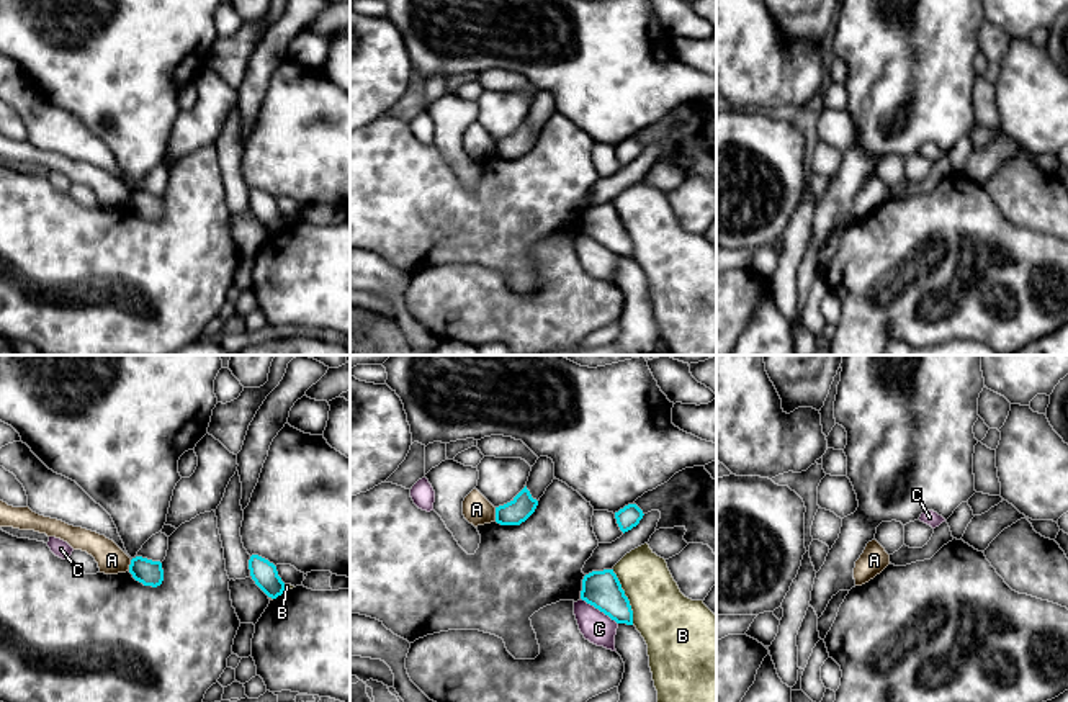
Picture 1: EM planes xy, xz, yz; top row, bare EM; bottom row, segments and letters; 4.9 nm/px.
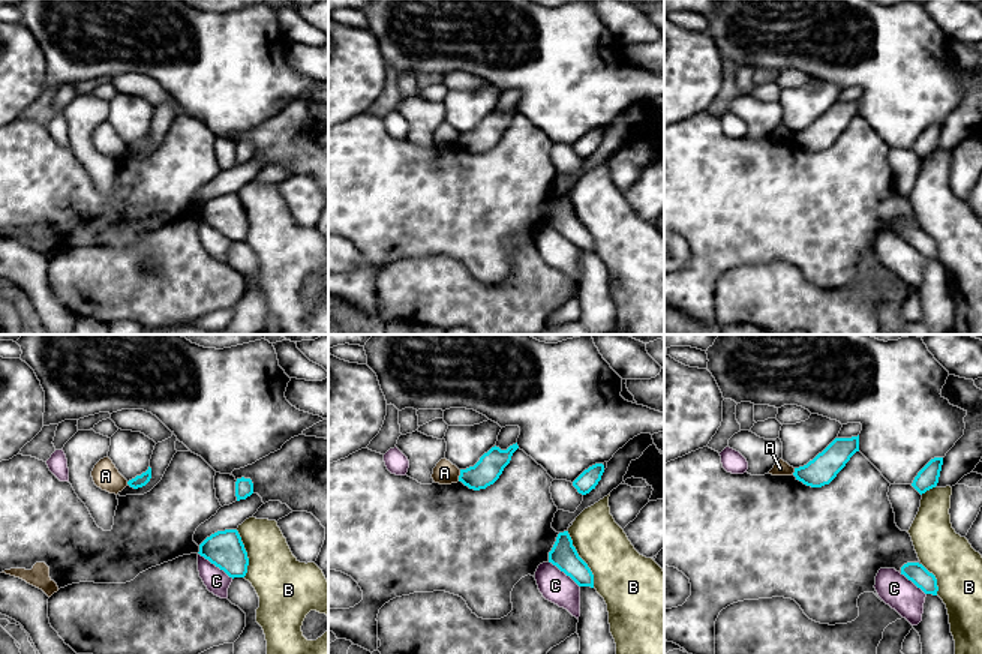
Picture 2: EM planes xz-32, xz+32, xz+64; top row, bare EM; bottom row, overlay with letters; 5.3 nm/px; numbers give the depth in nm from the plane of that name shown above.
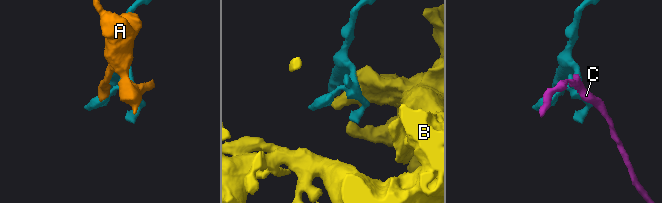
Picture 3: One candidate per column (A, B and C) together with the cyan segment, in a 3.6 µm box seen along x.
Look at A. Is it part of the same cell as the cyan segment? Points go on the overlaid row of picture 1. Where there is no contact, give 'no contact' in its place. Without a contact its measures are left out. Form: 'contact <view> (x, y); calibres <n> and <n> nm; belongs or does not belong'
contact xz (496, 514); calibres 120 and 140 nm; does not belong

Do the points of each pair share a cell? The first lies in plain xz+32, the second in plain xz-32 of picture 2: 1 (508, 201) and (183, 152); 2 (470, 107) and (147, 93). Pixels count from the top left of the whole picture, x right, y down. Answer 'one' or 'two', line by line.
1: one
2: two

